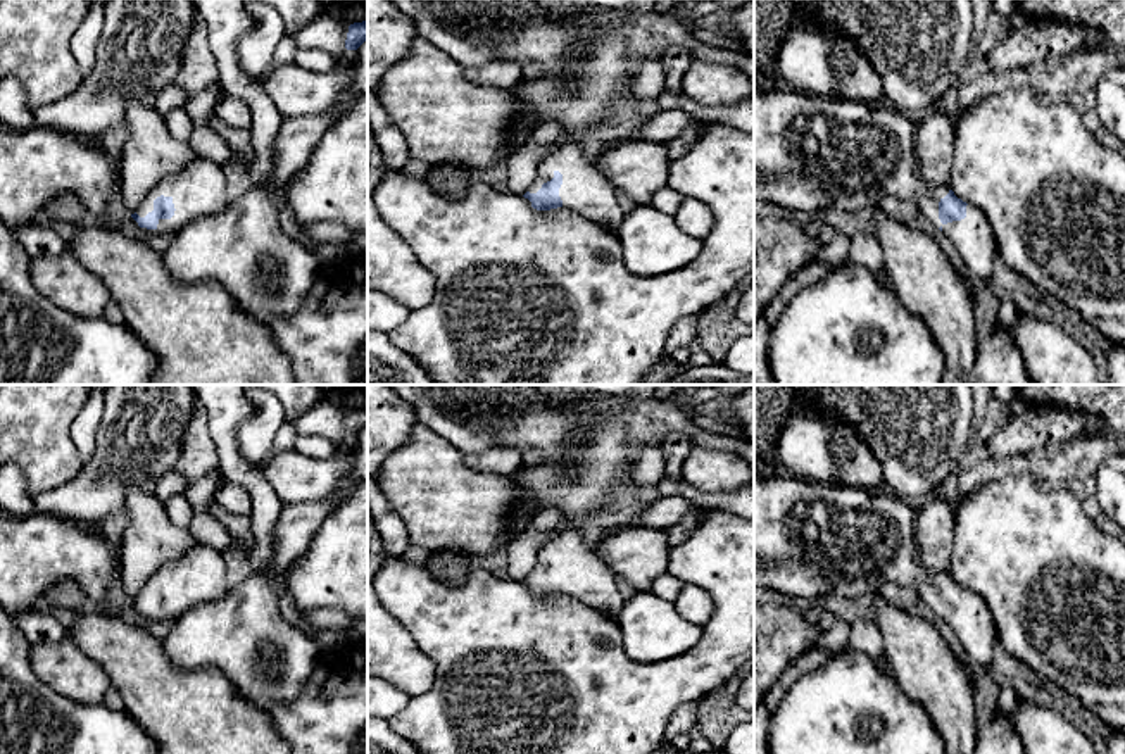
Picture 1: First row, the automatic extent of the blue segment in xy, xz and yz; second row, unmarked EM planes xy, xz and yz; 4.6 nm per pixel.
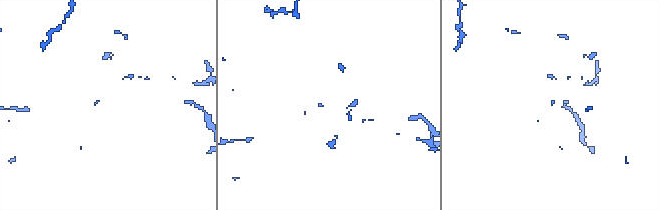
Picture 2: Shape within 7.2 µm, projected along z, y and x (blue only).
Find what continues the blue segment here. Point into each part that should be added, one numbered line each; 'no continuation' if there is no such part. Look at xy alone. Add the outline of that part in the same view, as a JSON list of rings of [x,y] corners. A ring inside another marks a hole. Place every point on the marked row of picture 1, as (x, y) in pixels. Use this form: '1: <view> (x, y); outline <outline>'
1: xy (325, 33); outline [[[321,16],[307,28],[300,29],[293,40],[299,50],[317,48],[330,53],[335,59],[336,67],[354,67],[359,62],[359,55],[357,50],[345,48],[347,33],[349,28],[343,22],[331,16]]]

